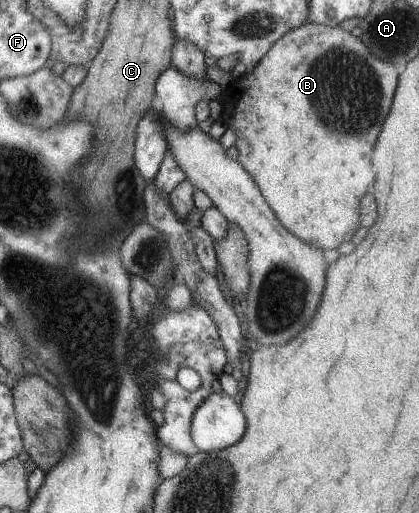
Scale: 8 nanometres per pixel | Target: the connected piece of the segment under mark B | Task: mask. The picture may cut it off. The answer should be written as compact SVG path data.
M309 22L283 35L248 75L233 79L231 82L228 93L230 93L232 103L226 103L226 111L230 111L230 119L226 119L226 123L229 123L228 128L232 129L237 135L235 144L239 150L238 163L248 171L254 183L258 185L262 195L266 197L268 205L272 207L272 211L280 219L280 223L290 233L302 239L303 242L310 243L312 247L318 247L322 251L336 249L344 241L350 241L354 231L358 229L358 209L360 209L358 205L360 205L360 199L366 195L366 191L370 189L370 185L374 181L374 171L370 167L374 143L376 143L380 127L382 127L382 123L384 123L384 119L390 111L390 103L392 103L392 97L394 97L396 83L398 83L398 71L394 69L394 65L390 65L390 63L386 65L384 61L374 57L359 37L355 37L340 26L330 27Z

